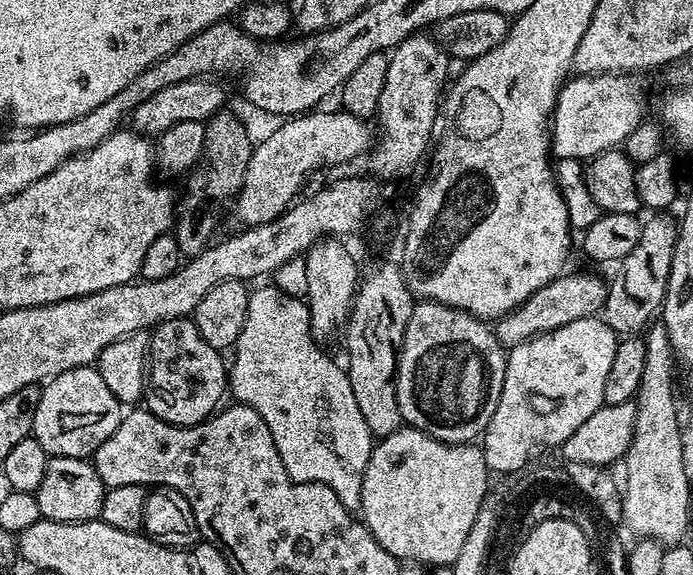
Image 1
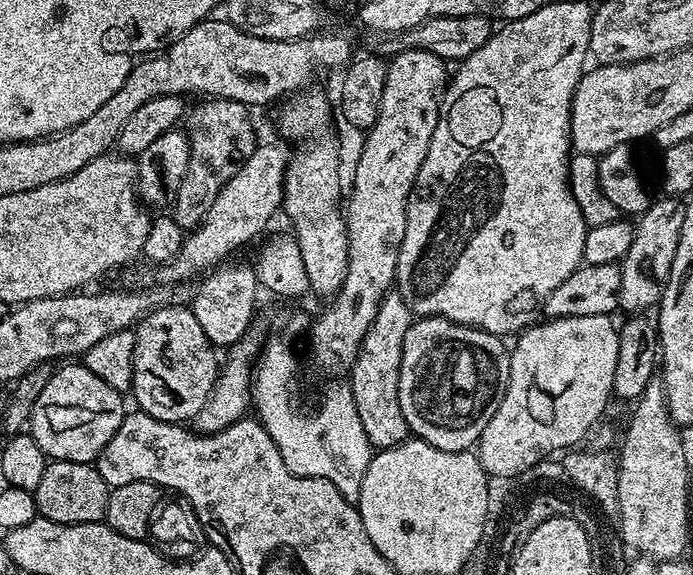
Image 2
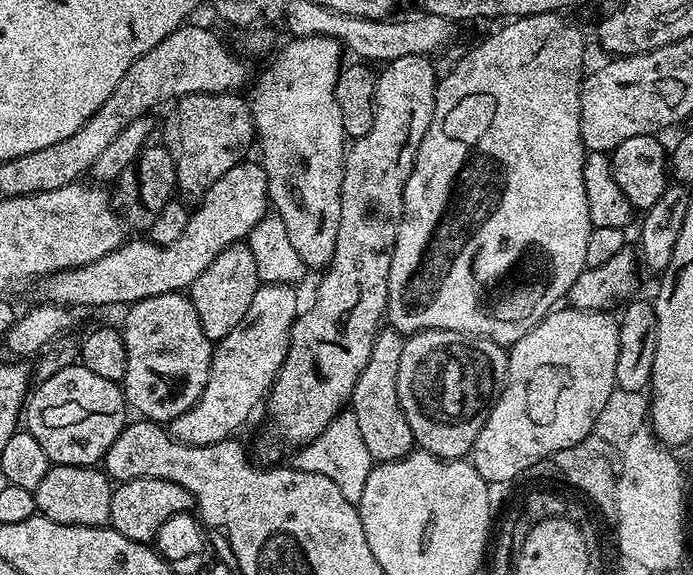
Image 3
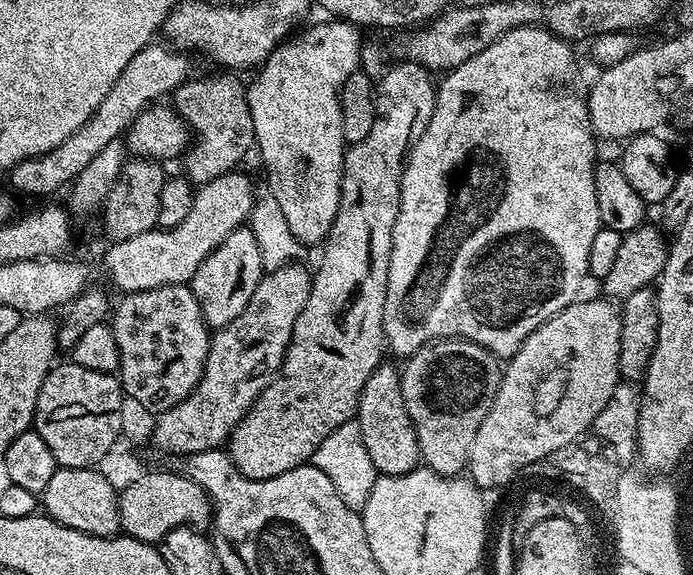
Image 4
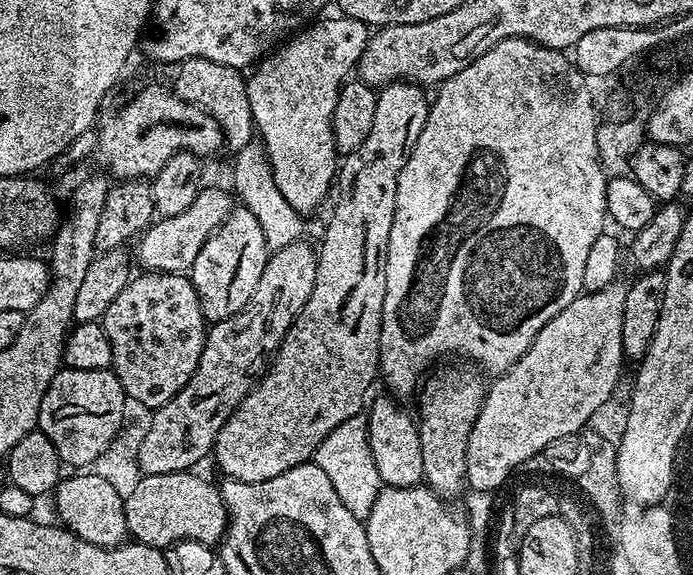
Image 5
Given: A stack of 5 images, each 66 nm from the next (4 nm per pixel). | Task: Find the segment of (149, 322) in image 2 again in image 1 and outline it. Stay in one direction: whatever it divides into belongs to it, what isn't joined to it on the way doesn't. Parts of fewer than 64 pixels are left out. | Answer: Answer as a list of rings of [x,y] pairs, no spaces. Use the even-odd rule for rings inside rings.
[[[185,318],[182,320],[167,320],[161,324],[156,325],[151,329],[150,339],[148,342],[148,366],[146,369],[146,404],[147,411],[153,412],[158,418],[162,418],[171,424],[177,424],[183,428],[191,428],[194,424],[201,424],[202,421],[207,420],[209,416],[213,415],[221,407],[224,392],[226,396],[226,360],[222,357],[221,349],[210,346],[210,342],[206,342],[206,338],[202,338],[202,334],[198,330],[195,319]]]

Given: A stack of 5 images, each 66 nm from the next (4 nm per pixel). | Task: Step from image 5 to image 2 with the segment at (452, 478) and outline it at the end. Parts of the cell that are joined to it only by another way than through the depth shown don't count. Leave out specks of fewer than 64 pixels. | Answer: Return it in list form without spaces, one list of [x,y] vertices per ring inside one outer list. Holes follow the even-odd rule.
[[[441,316],[413,319],[406,330],[398,398],[402,414],[406,414],[409,433],[415,439],[430,442],[430,446],[438,446],[438,450],[469,451],[479,441],[482,430],[486,430],[486,422],[494,418],[494,410],[498,410],[509,382],[510,348],[501,337],[480,328],[467,328],[465,324]]]

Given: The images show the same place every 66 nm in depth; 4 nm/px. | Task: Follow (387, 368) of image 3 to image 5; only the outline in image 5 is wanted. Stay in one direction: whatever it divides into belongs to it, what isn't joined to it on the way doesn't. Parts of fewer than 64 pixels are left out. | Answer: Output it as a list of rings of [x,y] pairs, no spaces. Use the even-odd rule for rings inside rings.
[[[383,394],[366,408],[370,450],[374,454],[374,466],[378,469],[381,485],[389,488],[415,488],[423,481],[422,442],[415,419],[412,420],[399,408],[391,395]]]

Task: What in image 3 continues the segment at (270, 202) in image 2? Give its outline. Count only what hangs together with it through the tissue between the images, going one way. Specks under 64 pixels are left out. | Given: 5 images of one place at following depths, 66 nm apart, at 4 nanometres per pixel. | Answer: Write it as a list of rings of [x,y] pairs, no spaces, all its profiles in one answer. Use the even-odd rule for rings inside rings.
[[[252,158],[245,159],[244,163],[238,166],[230,166],[214,186],[199,201],[197,208],[191,209],[186,230],[182,230],[182,238],[178,242],[169,244],[154,244],[148,238],[129,239],[112,252],[107,252],[102,258],[90,262],[81,268],[71,268],[56,272],[52,276],[43,277],[35,285],[36,300],[45,304],[63,304],[73,310],[79,309],[79,304],[137,304],[142,298],[154,298],[154,294],[166,294],[167,292],[184,292],[191,289],[192,283],[232,244],[238,244],[249,239],[251,231],[269,215],[270,201],[268,198],[268,175],[264,172],[263,163],[252,161]]]

